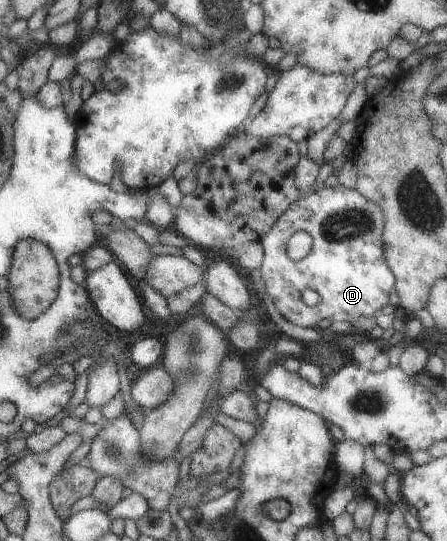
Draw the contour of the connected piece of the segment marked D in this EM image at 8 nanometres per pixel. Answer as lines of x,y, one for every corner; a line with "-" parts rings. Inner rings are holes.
340,183
332,187
321,186
293,202
259,240
264,250
259,270
277,312
289,324
303,328
315,328
323,320
351,323
361,316
375,316
389,303
389,294
395,284
383,252
383,222
379,204
369,202
355,188
-
300,230
311,236
313,244
305,258
294,261
287,256
286,244
-
307,288
321,296
319,306
303,303
301,294

